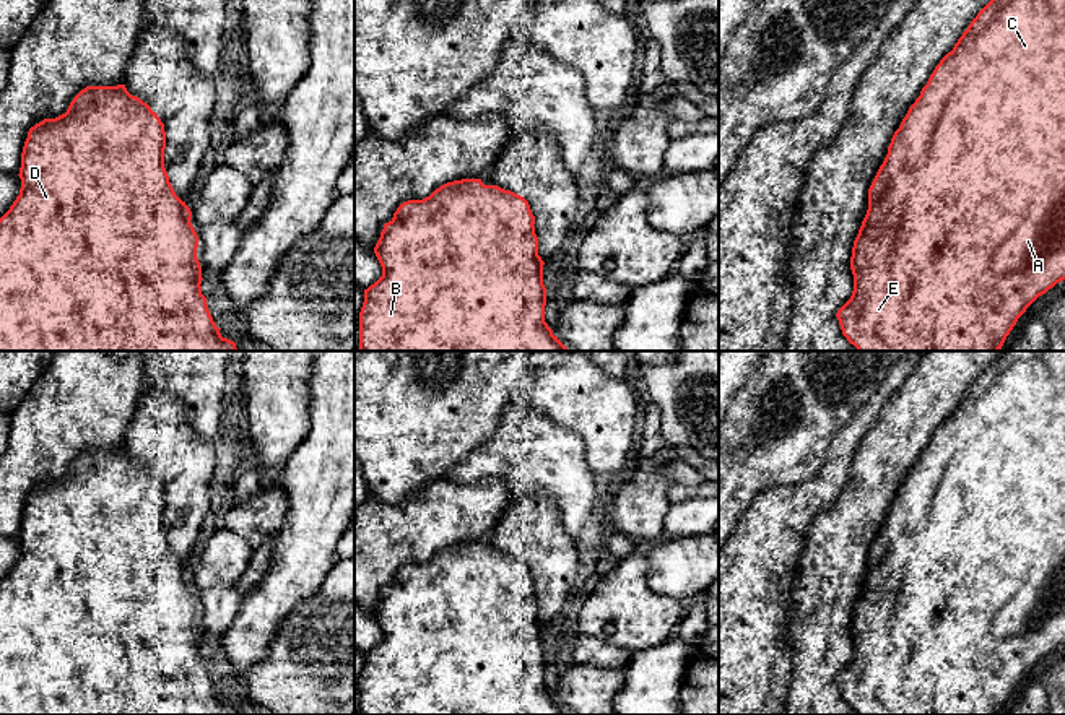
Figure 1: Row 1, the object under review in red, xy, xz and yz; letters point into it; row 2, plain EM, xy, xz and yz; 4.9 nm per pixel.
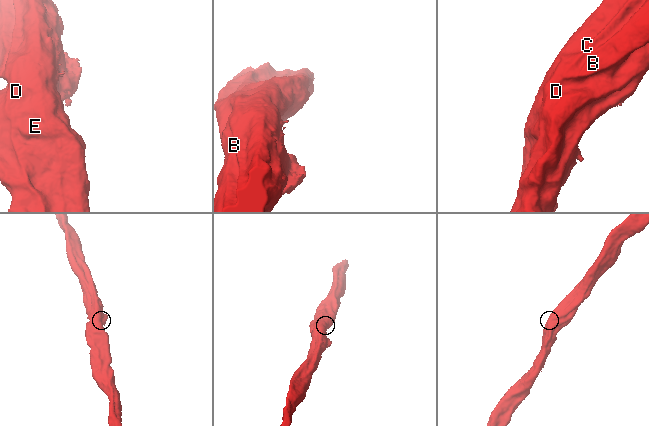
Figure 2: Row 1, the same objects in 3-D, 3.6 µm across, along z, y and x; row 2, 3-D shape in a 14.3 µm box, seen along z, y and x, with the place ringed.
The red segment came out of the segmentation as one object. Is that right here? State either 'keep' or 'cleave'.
keep

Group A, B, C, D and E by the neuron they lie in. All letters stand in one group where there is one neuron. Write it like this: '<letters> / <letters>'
A B C D E

